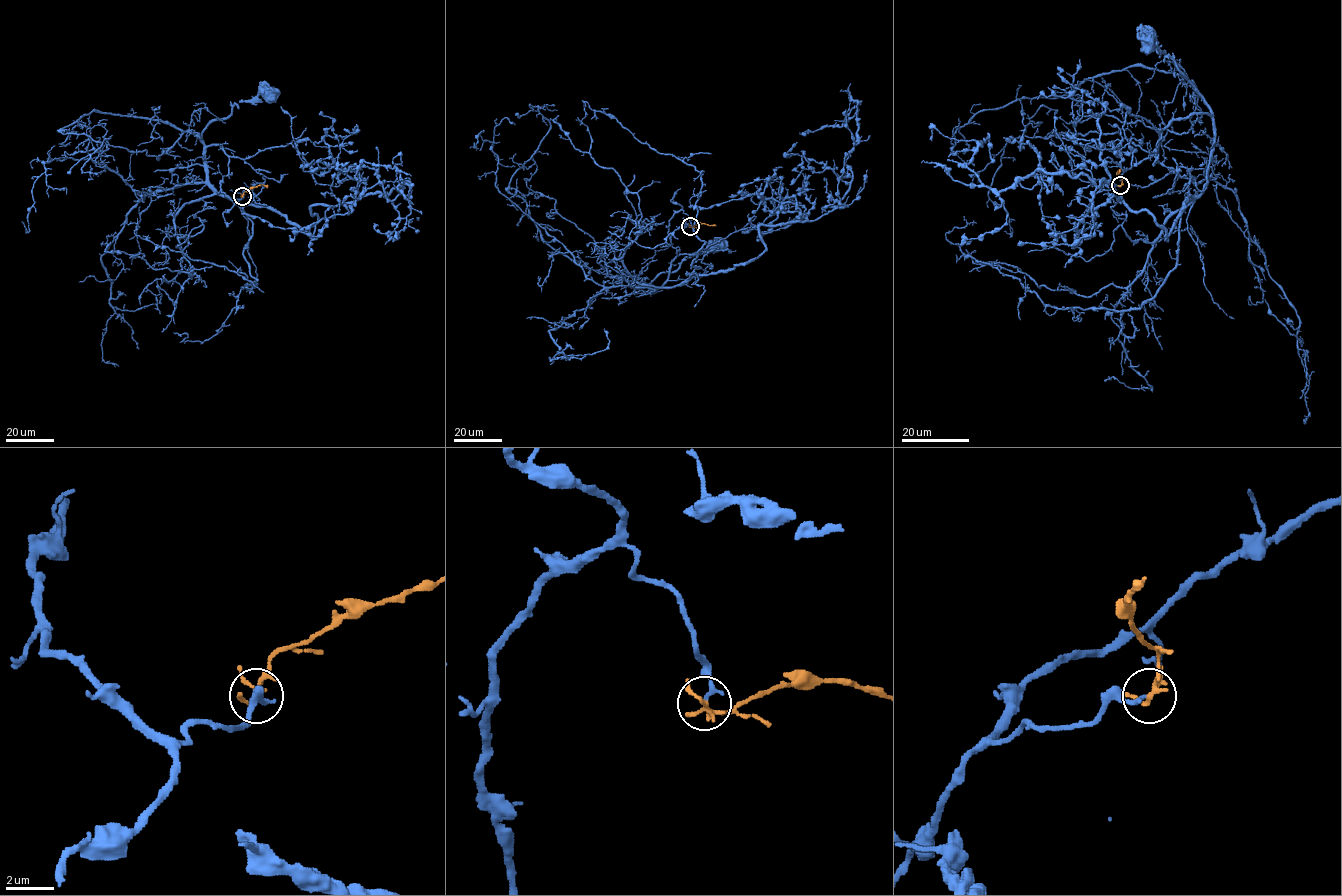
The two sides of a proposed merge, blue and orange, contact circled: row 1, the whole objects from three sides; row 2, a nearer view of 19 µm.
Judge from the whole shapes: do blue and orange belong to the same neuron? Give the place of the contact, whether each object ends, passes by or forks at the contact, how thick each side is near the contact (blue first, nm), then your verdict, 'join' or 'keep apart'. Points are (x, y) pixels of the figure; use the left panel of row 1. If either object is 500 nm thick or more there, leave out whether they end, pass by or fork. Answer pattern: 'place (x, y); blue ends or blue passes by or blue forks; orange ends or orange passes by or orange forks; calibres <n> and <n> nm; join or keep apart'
place (242, 196); blue ends; orange forks; calibres 180 and 150 nm; join

